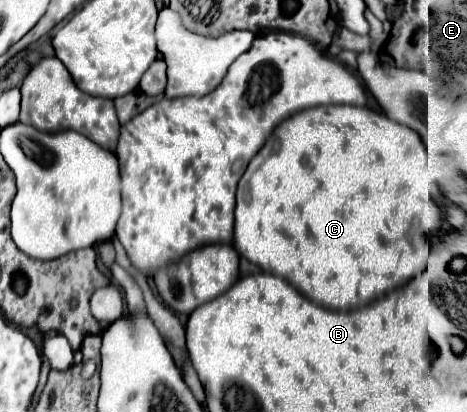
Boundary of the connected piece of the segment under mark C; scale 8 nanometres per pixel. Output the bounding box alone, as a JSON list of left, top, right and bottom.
[237,105,435,311]

